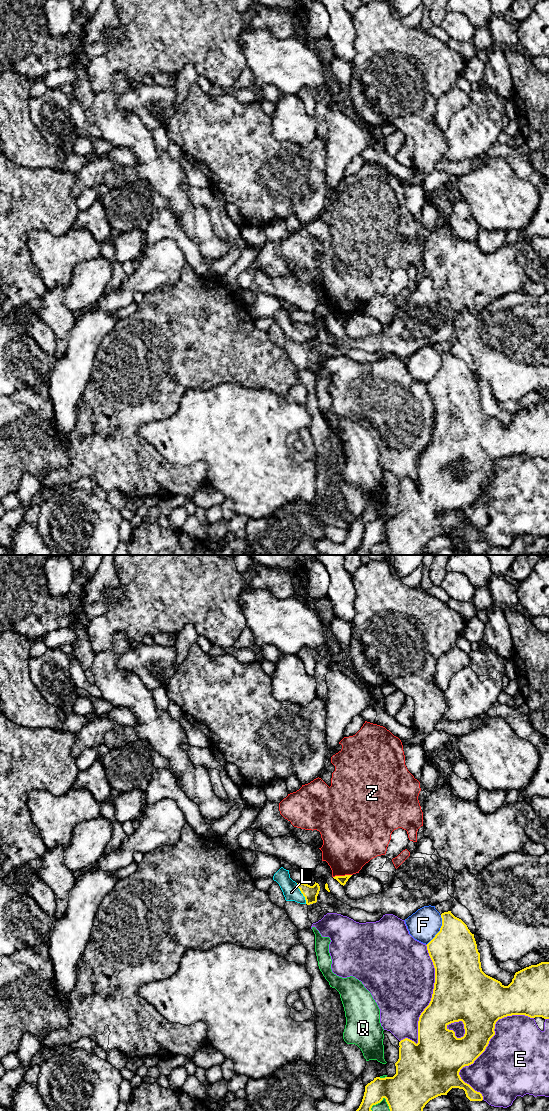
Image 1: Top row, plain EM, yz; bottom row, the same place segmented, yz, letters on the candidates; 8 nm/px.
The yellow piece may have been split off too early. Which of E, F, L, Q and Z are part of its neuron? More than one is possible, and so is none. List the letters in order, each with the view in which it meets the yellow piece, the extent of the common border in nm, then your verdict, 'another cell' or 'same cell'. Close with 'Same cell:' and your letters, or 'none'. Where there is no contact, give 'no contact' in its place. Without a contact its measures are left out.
E: meets yellow in yz; contact 750 nm long; another cell
F: meets yellow in yz; contact 280 nm long; another cell
L: meets yellow in yz; contact 190 nm long; same cell
Q: meets yellow in yz; contact 170 nm long; another cell
Z: meets yellow in yz; contact 150 nm long; another cell
Same cell: L

